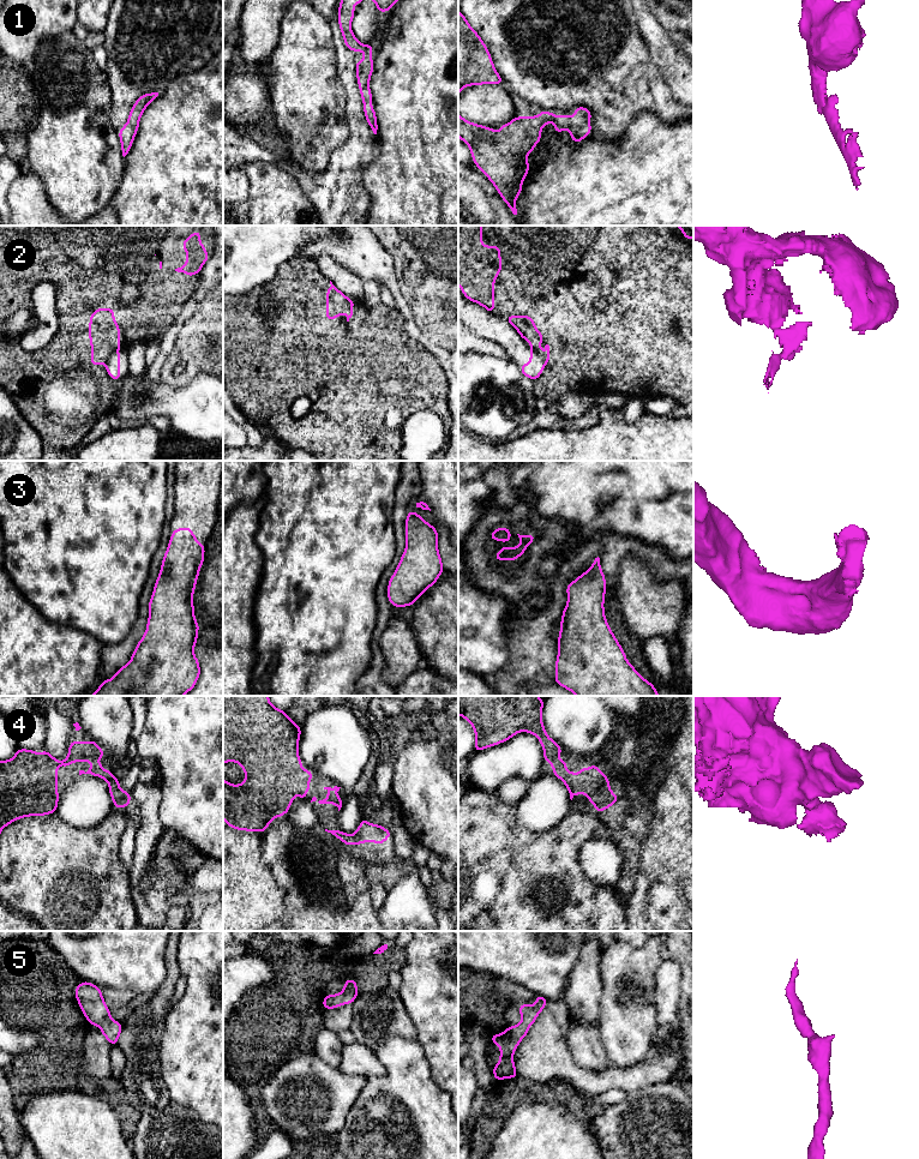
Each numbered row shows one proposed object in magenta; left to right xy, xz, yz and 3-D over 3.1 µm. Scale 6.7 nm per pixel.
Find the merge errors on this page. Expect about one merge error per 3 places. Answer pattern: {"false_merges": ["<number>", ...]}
{"false_merges": ["2"]}

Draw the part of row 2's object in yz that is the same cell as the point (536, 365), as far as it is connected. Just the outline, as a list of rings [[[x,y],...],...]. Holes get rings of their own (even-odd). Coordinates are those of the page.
[[[534,350],[530,353],[529,364],[522,364],[519,371],[528,378],[535,380],[537,379],[545,368],[545,362],[542,358]]]

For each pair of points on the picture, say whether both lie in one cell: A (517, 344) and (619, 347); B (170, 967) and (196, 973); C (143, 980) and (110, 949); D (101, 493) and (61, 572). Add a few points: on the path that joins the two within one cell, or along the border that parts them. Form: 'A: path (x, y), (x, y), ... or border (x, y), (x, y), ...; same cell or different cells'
A: border (528, 344), (533, 349); different cells
B: border (178, 943), (178, 967), (181, 976); different cells
C: path (134, 972), (119, 956); same cell
D: path (82, 512), (78, 553); same cell

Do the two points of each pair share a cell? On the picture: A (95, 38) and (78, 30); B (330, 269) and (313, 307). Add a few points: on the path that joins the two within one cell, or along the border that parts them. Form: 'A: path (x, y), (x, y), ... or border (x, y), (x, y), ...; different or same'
A: path (91, 38), (82, 32); same
B: border (314, 260), (318, 269), (347, 296); different

